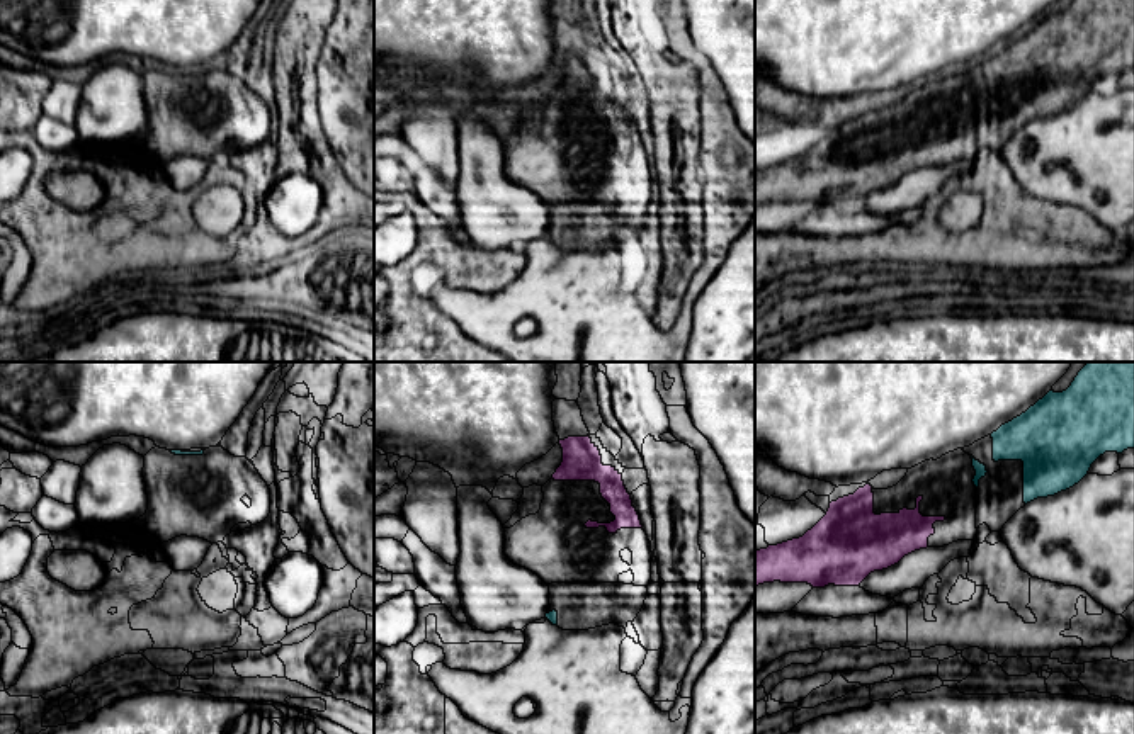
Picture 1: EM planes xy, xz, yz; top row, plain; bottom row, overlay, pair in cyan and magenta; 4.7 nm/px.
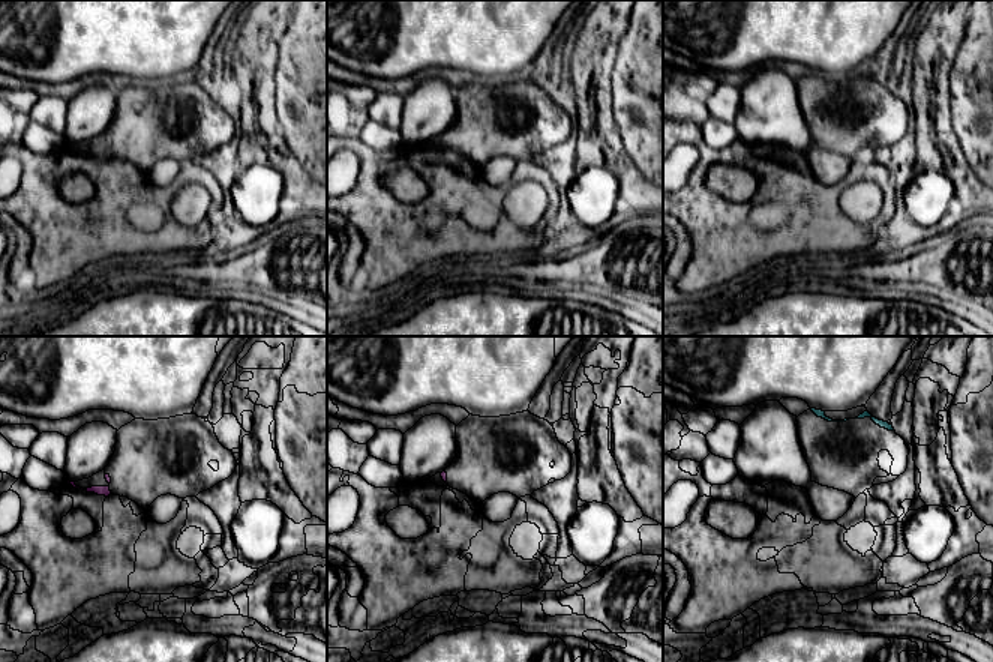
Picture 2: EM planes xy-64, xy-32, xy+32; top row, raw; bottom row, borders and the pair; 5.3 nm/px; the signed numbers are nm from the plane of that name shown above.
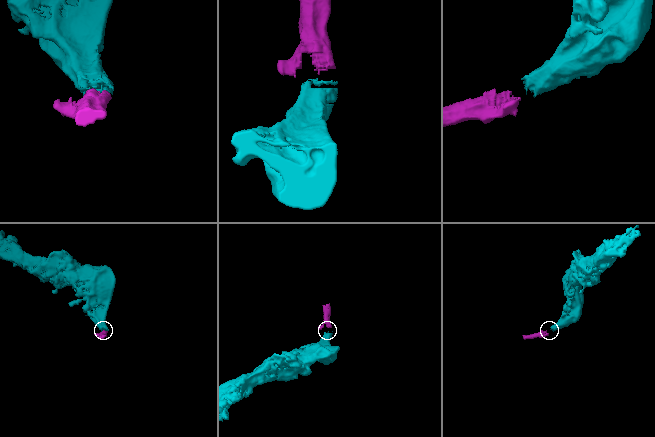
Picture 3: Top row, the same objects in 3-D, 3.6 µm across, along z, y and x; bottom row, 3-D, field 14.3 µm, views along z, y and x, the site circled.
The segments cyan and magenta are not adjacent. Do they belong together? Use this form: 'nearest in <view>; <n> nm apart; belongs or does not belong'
nearest in yz; 200 nm apart; belongs

